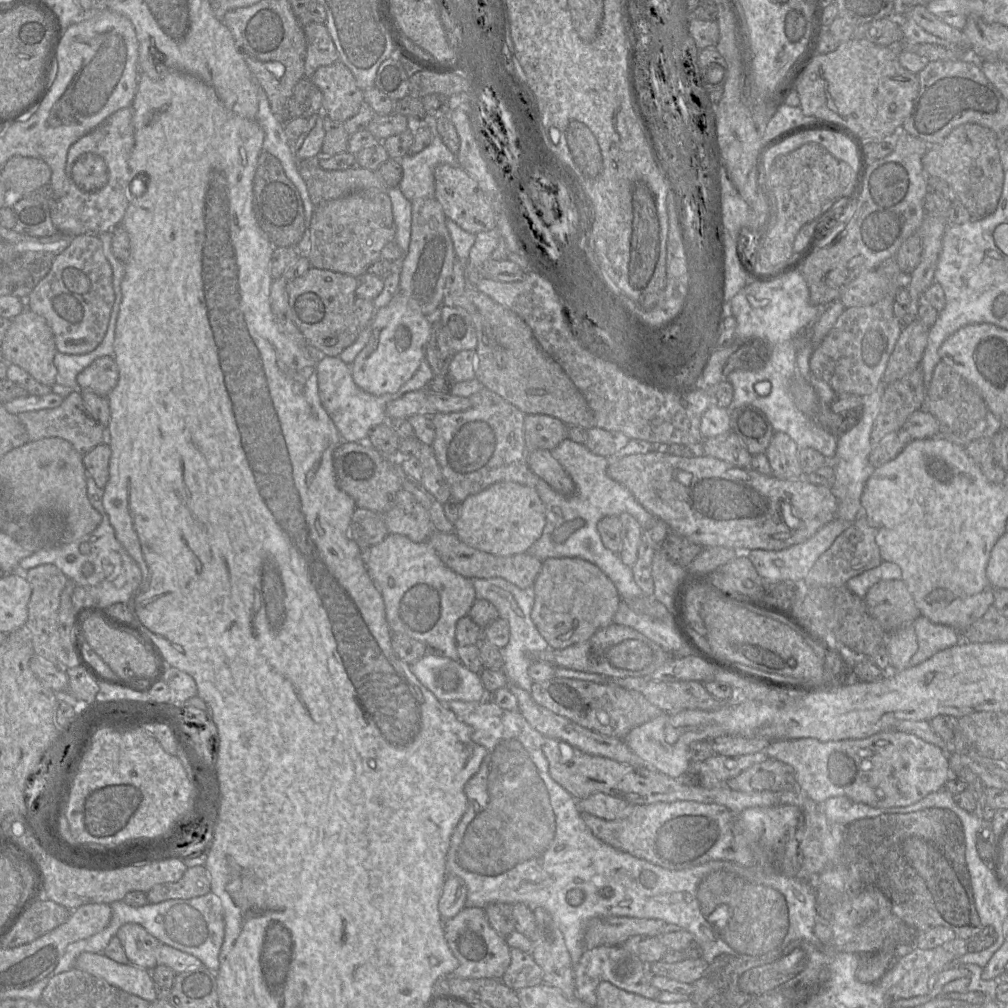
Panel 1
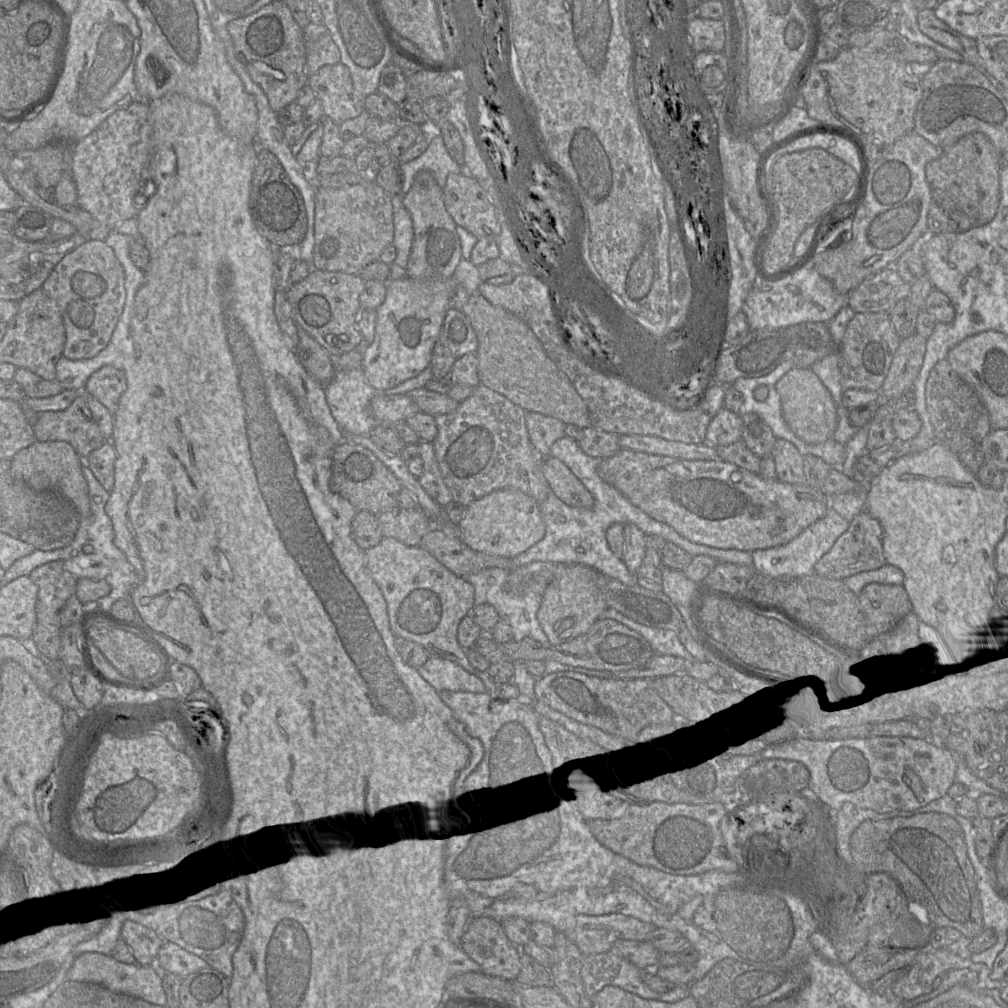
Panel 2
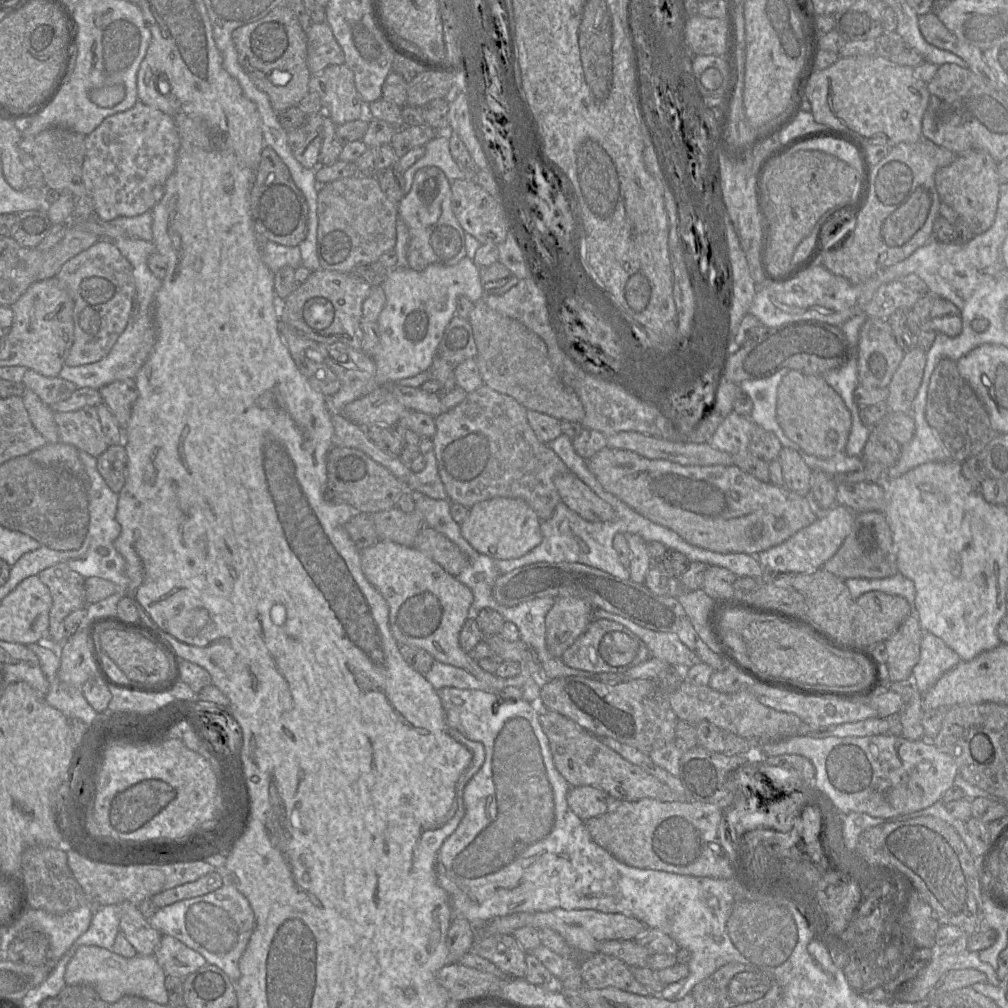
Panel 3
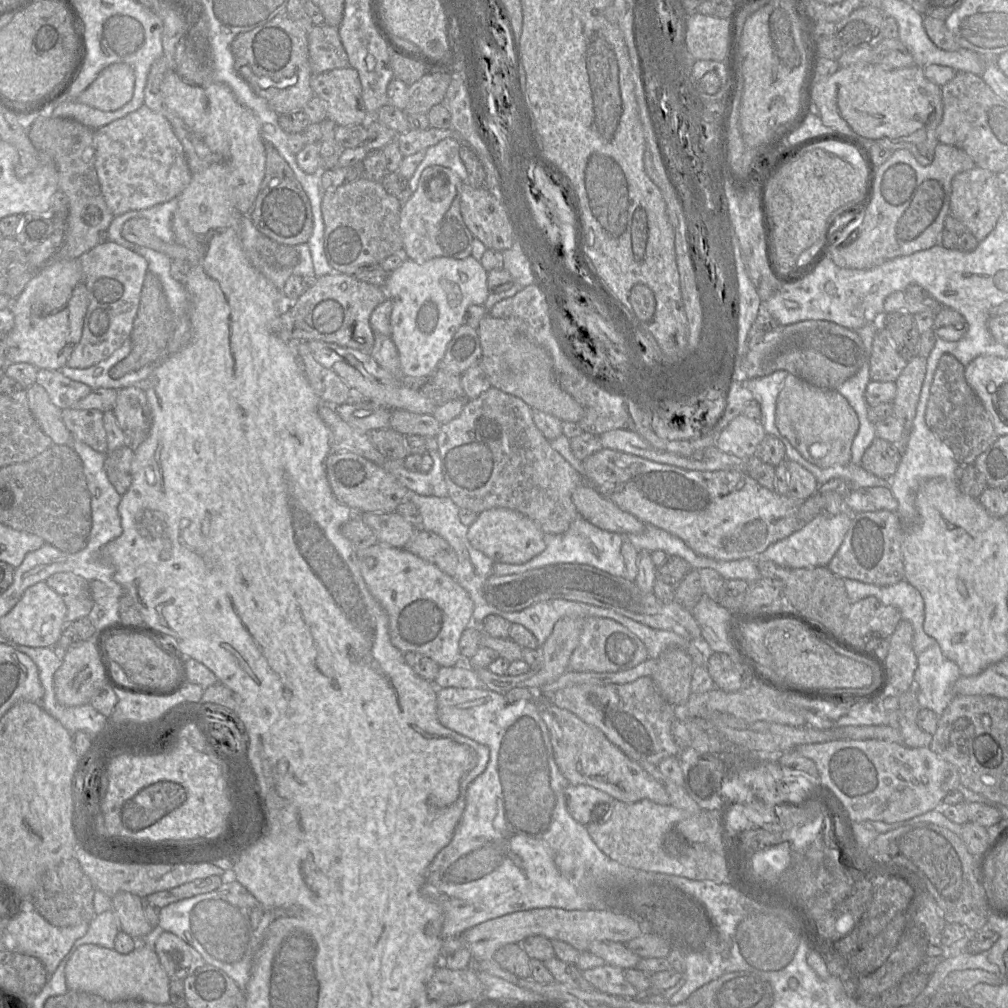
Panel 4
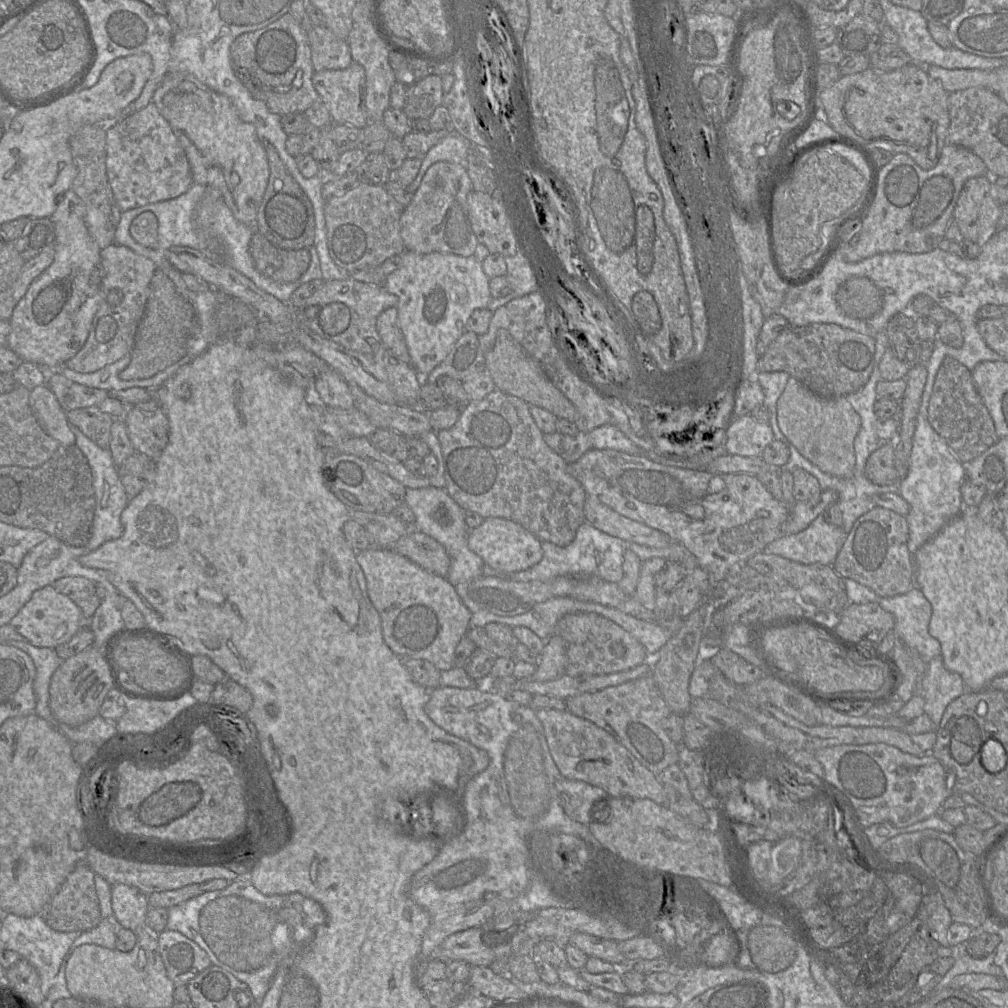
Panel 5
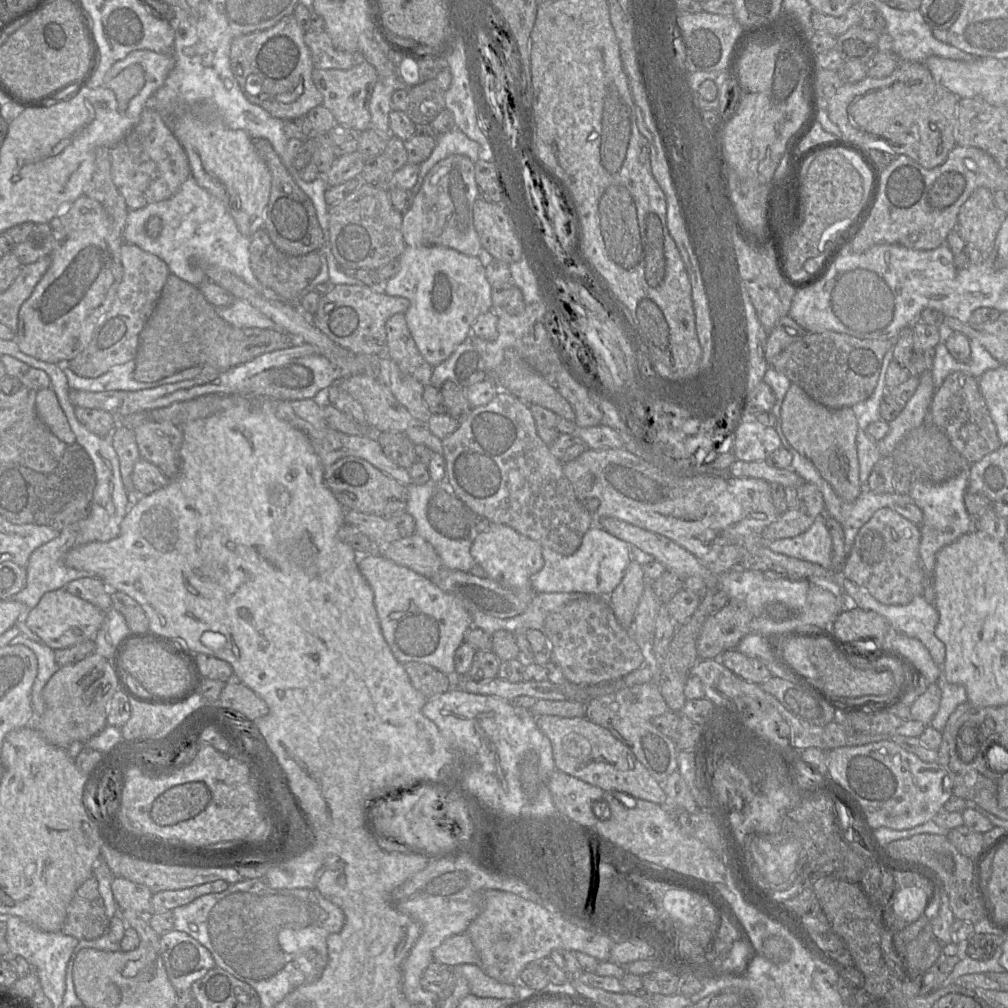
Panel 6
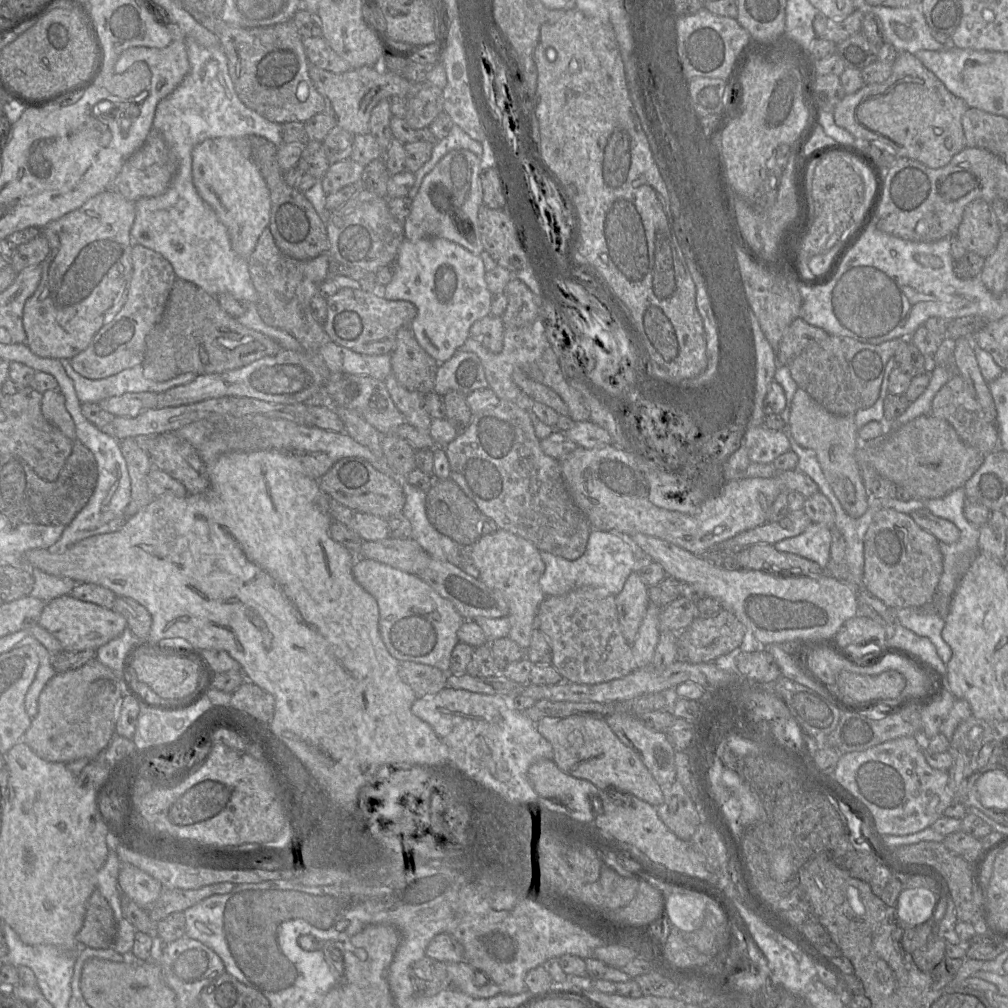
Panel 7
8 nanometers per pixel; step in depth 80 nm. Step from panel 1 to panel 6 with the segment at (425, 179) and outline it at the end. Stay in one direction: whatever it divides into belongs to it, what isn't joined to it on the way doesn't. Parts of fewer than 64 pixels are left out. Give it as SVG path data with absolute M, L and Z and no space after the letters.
M454 128L451 131L439 134L436 139L436 145L430 156L419 165L417 182L411 189L413 195L416 195L422 186L424 177L428 171L439 161L450 155L464 155L473 162L479 160L480 144L469 139L460 129Z

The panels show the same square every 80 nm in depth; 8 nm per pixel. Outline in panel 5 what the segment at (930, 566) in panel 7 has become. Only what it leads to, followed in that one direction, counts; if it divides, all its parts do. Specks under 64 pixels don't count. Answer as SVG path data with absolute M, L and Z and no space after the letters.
M875 507L860 516L848 533L832 568L843 579L852 579L881 597L905 594L915 587L913 555L908 550L909 527L906 516Z

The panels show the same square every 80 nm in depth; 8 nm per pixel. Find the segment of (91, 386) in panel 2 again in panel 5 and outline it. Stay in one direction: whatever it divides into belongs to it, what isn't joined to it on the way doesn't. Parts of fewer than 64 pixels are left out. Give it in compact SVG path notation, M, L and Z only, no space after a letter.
M155 398L135 405L123 418L135 452L156 461L168 443L169 423Z

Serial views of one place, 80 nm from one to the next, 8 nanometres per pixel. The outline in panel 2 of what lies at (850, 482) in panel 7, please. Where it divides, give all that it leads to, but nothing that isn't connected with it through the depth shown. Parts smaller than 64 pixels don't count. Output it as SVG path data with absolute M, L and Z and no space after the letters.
M792 368L776 384L783 418L791 431L808 444L820 444L833 437L837 427L837 407L820 378L810 368Z

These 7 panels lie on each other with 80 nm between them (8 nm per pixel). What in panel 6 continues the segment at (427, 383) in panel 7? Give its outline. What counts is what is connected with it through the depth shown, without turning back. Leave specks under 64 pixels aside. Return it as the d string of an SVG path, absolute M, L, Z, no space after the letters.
M395 314L391 316L386 324L386 356L396 363L401 372L412 376L418 380L424 387L430 385L433 366L424 360L418 351L415 342L408 330L404 314Z

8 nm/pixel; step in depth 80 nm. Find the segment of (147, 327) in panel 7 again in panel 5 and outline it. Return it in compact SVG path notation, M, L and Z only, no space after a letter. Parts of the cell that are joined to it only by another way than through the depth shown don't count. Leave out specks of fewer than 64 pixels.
M112 243L101 249L102 277L99 285L99 307L83 347L66 362L71 370L91 373L131 353L138 324L143 317L150 294L150 283L158 266L126 246Z

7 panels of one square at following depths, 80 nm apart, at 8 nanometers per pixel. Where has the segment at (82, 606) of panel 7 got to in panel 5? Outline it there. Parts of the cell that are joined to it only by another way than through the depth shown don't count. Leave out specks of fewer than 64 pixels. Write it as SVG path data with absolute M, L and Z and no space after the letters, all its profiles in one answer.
M47 585L33 593L9 624L33 646L55 648L68 642L85 622L81 609L68 596Z

